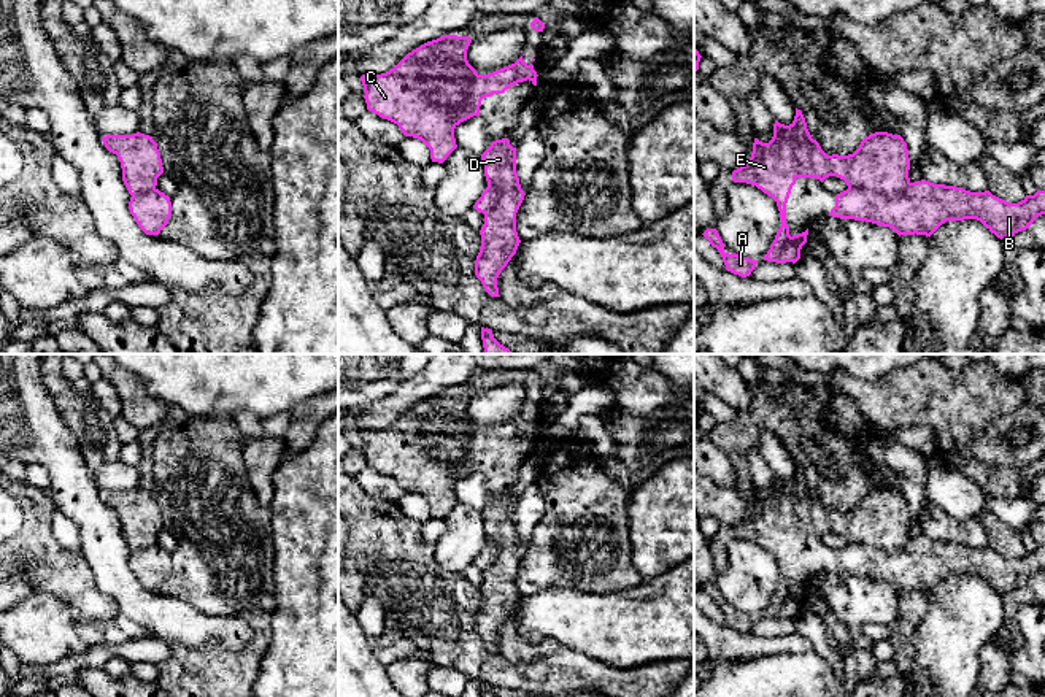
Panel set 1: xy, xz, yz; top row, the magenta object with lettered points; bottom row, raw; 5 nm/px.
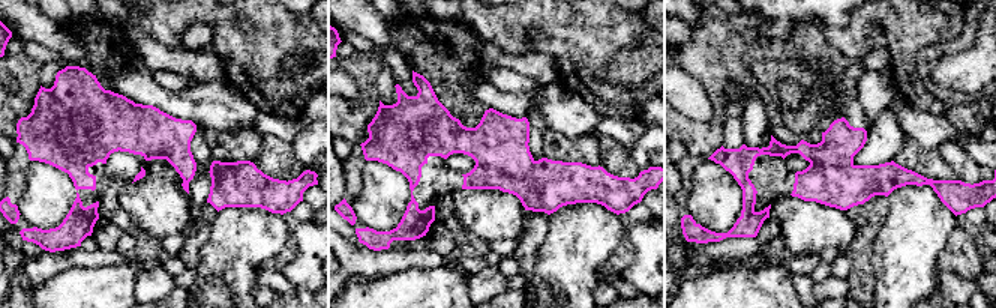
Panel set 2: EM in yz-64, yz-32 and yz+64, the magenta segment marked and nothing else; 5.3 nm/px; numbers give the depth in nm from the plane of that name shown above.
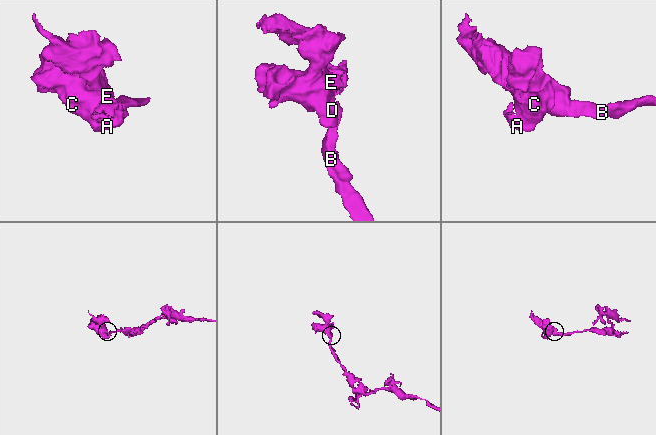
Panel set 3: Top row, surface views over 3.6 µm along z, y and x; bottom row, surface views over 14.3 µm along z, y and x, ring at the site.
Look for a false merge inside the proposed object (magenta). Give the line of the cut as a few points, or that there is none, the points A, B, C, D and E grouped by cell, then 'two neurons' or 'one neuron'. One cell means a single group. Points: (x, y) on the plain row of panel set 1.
no cut; A B C D E; one neuron

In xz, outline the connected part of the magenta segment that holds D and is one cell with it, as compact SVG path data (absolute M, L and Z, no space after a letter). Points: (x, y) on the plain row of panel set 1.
M508 494L492 497L481 510L481 516L488 543L473 560L484 570L475 630L491 653L500 653L497 633L521 599L516 587L516 568L526 549L516 529L516 503Z

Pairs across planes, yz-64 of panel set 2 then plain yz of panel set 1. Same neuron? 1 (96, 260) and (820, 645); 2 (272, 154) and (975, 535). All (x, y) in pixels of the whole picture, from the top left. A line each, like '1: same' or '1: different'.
1: different
2: different

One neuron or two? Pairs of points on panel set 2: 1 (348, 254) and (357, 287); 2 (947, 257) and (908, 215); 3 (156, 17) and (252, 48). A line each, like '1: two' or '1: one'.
1: two
2: two
3: one

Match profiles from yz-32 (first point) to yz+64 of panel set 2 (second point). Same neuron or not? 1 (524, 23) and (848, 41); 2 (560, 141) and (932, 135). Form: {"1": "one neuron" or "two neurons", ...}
{"1": "one neuron", "2": "two neurons"}

